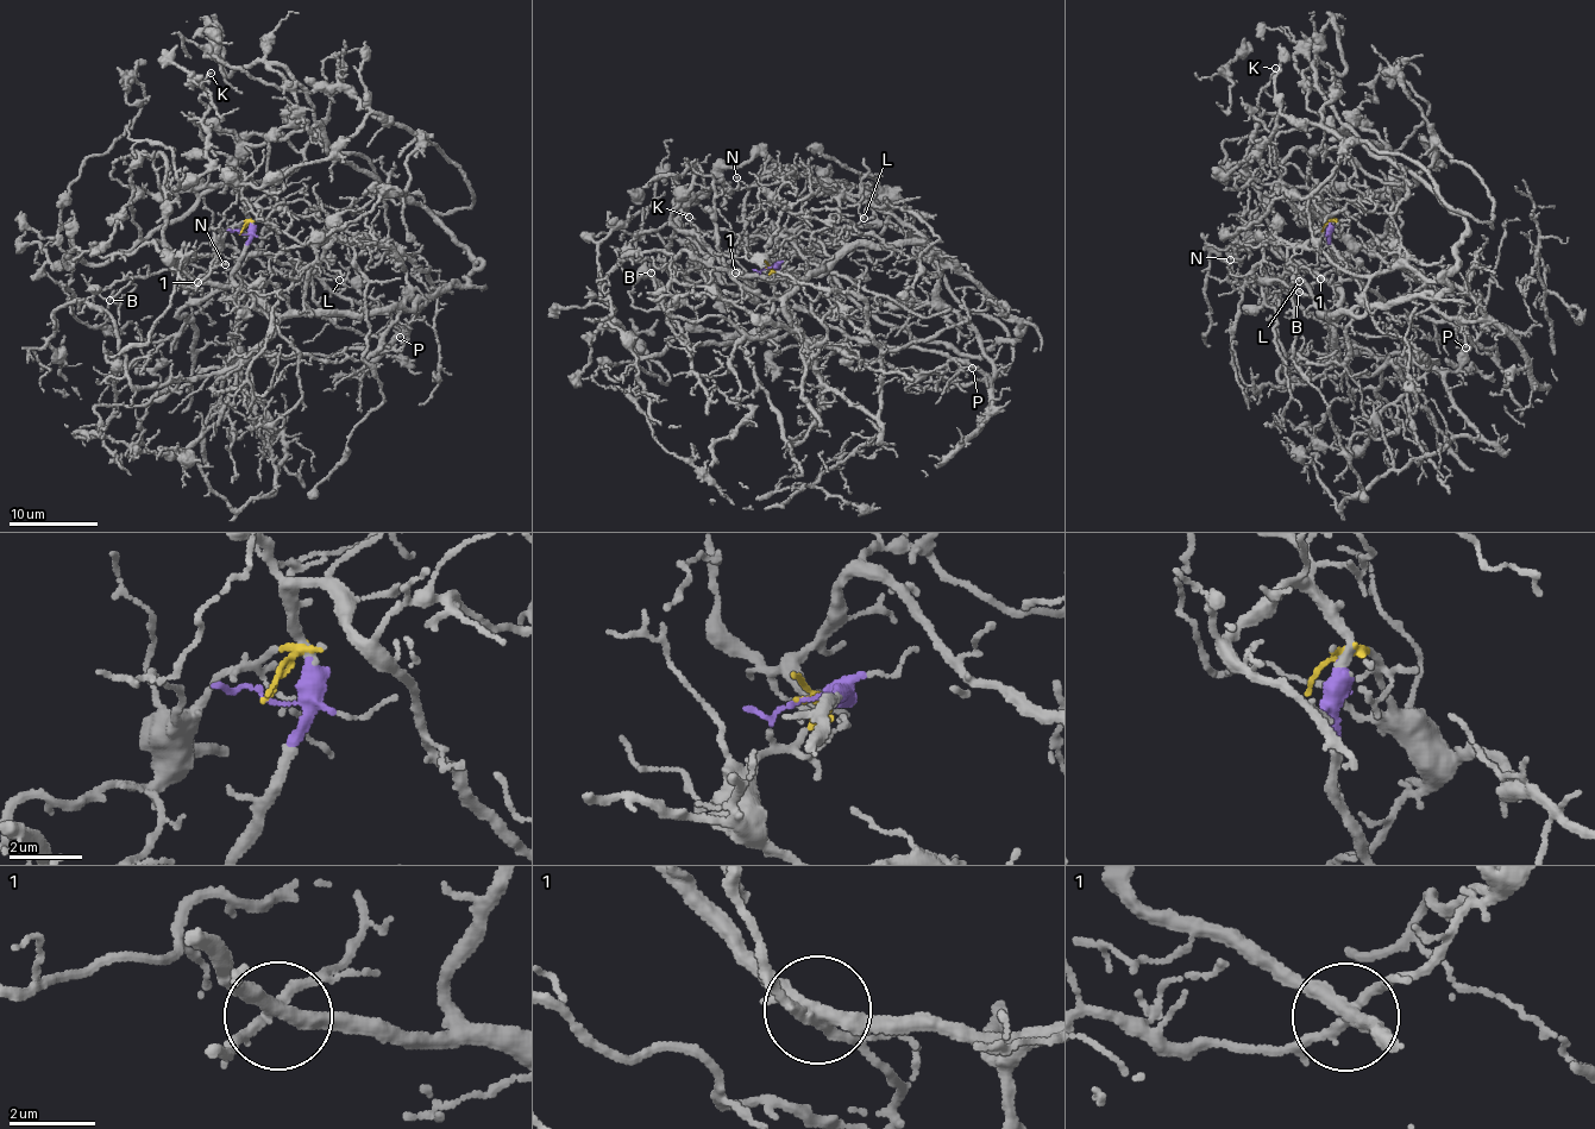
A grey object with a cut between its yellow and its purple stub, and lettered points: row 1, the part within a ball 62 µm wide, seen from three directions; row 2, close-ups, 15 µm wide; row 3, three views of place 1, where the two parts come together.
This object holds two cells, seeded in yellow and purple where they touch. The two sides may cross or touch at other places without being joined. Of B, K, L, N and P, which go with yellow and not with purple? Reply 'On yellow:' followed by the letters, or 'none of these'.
On yellow: B, N, P

